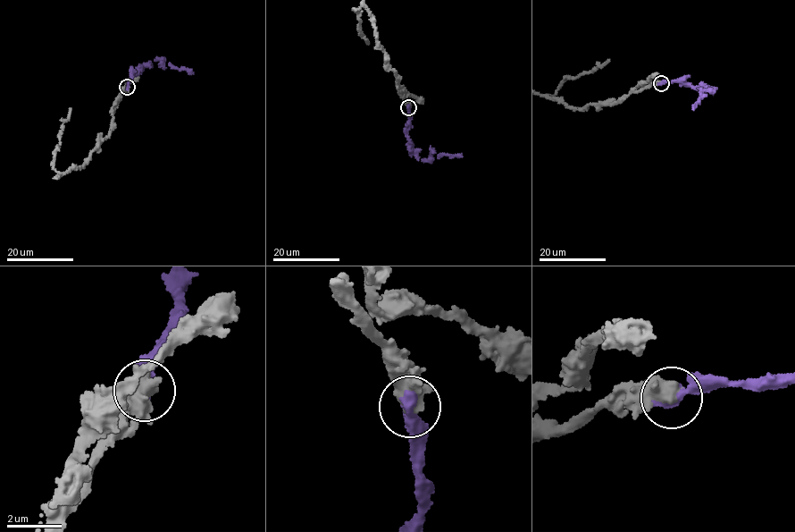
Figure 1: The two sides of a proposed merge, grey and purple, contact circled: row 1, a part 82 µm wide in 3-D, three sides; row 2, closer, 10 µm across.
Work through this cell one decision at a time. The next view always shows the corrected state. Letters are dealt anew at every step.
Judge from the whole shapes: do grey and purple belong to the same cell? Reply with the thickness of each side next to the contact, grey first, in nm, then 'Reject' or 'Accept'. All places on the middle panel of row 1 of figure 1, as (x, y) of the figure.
Thickness 700 nm (grey) against 420 nm. Accept

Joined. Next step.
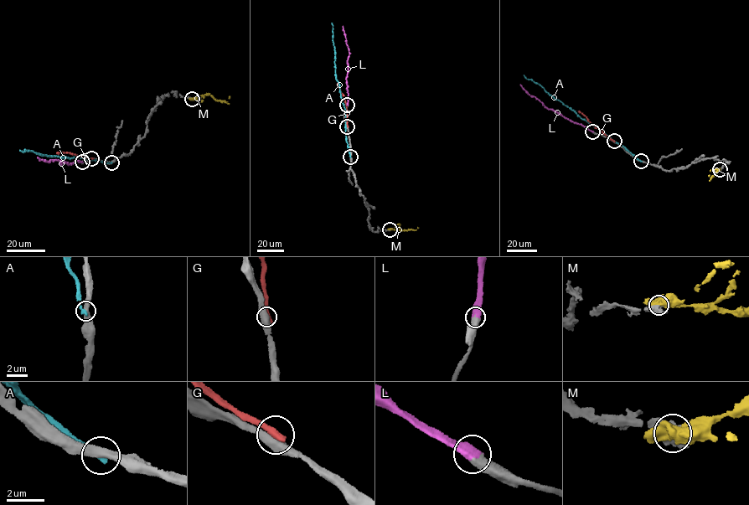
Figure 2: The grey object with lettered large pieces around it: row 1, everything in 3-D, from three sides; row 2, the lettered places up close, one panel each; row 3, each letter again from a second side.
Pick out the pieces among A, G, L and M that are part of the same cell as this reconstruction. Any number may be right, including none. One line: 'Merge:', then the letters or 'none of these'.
Merge: L

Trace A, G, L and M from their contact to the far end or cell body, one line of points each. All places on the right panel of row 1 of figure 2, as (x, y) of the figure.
A: (641, 161), (524, 74)
G: (614, 141), (578, 110)
L: (592, 131), (548, 109), (520, 85)
M: (720, 169), (710, 180), (710, 175)

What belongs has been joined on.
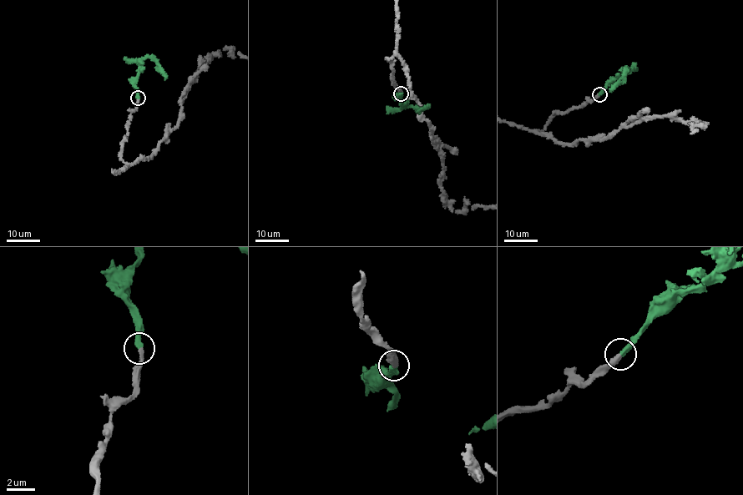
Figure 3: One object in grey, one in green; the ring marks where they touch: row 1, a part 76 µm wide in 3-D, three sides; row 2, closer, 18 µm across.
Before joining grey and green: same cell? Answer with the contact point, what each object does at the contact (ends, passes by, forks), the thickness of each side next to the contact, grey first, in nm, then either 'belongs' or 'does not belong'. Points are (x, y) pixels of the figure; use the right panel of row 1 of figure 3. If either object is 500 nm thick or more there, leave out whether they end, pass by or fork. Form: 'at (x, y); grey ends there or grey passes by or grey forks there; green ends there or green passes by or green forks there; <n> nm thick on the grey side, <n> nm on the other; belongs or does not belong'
at (599, 94); grey ends there; green ends there; 300 nm thick on the grey side, 360 nm on the other; belongs

